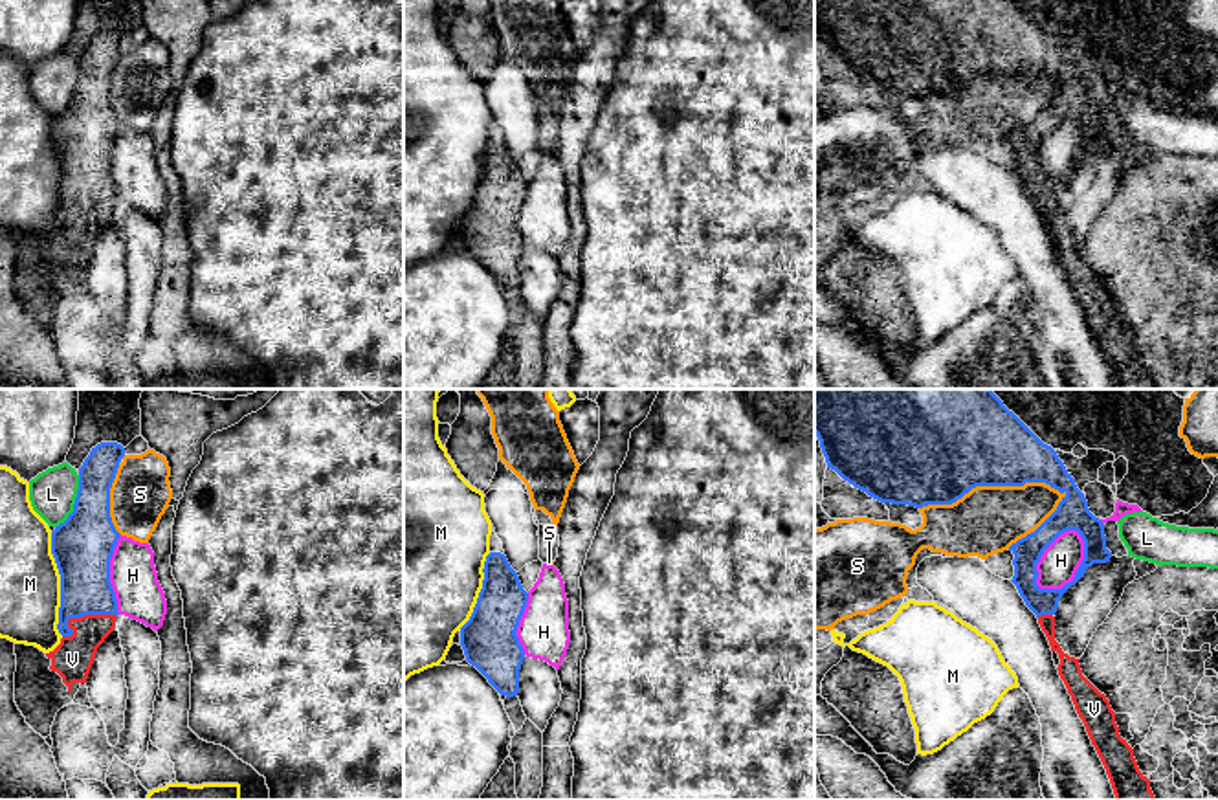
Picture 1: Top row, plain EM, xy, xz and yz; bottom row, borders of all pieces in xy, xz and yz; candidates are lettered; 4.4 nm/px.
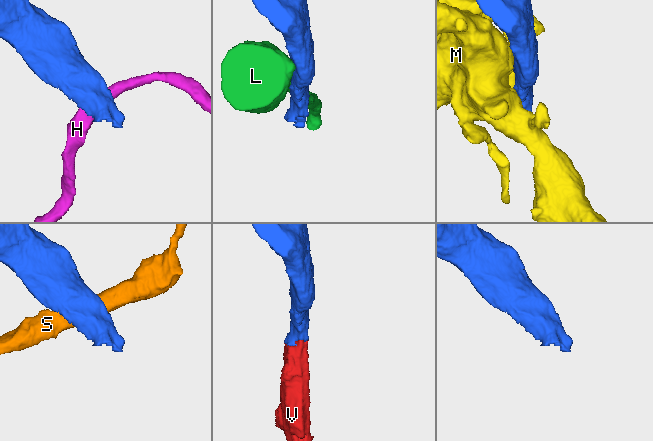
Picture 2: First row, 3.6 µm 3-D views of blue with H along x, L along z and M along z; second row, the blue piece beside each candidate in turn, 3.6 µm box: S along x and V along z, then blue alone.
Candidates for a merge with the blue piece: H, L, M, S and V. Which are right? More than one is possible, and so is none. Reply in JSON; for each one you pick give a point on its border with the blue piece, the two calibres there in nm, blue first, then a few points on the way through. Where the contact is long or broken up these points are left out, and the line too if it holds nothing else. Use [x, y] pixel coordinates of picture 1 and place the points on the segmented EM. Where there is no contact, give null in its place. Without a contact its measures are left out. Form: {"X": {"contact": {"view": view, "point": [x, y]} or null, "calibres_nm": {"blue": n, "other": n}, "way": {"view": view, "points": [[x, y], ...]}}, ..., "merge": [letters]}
{"V": {"contact": {"view": "xy", "point": [81, 615]}, "calibres_nm": {"blue": 240, "other": 180}}, "merge": ["V"]}

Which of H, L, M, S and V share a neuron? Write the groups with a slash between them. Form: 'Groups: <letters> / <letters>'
Groups: H / L / M / S / V

